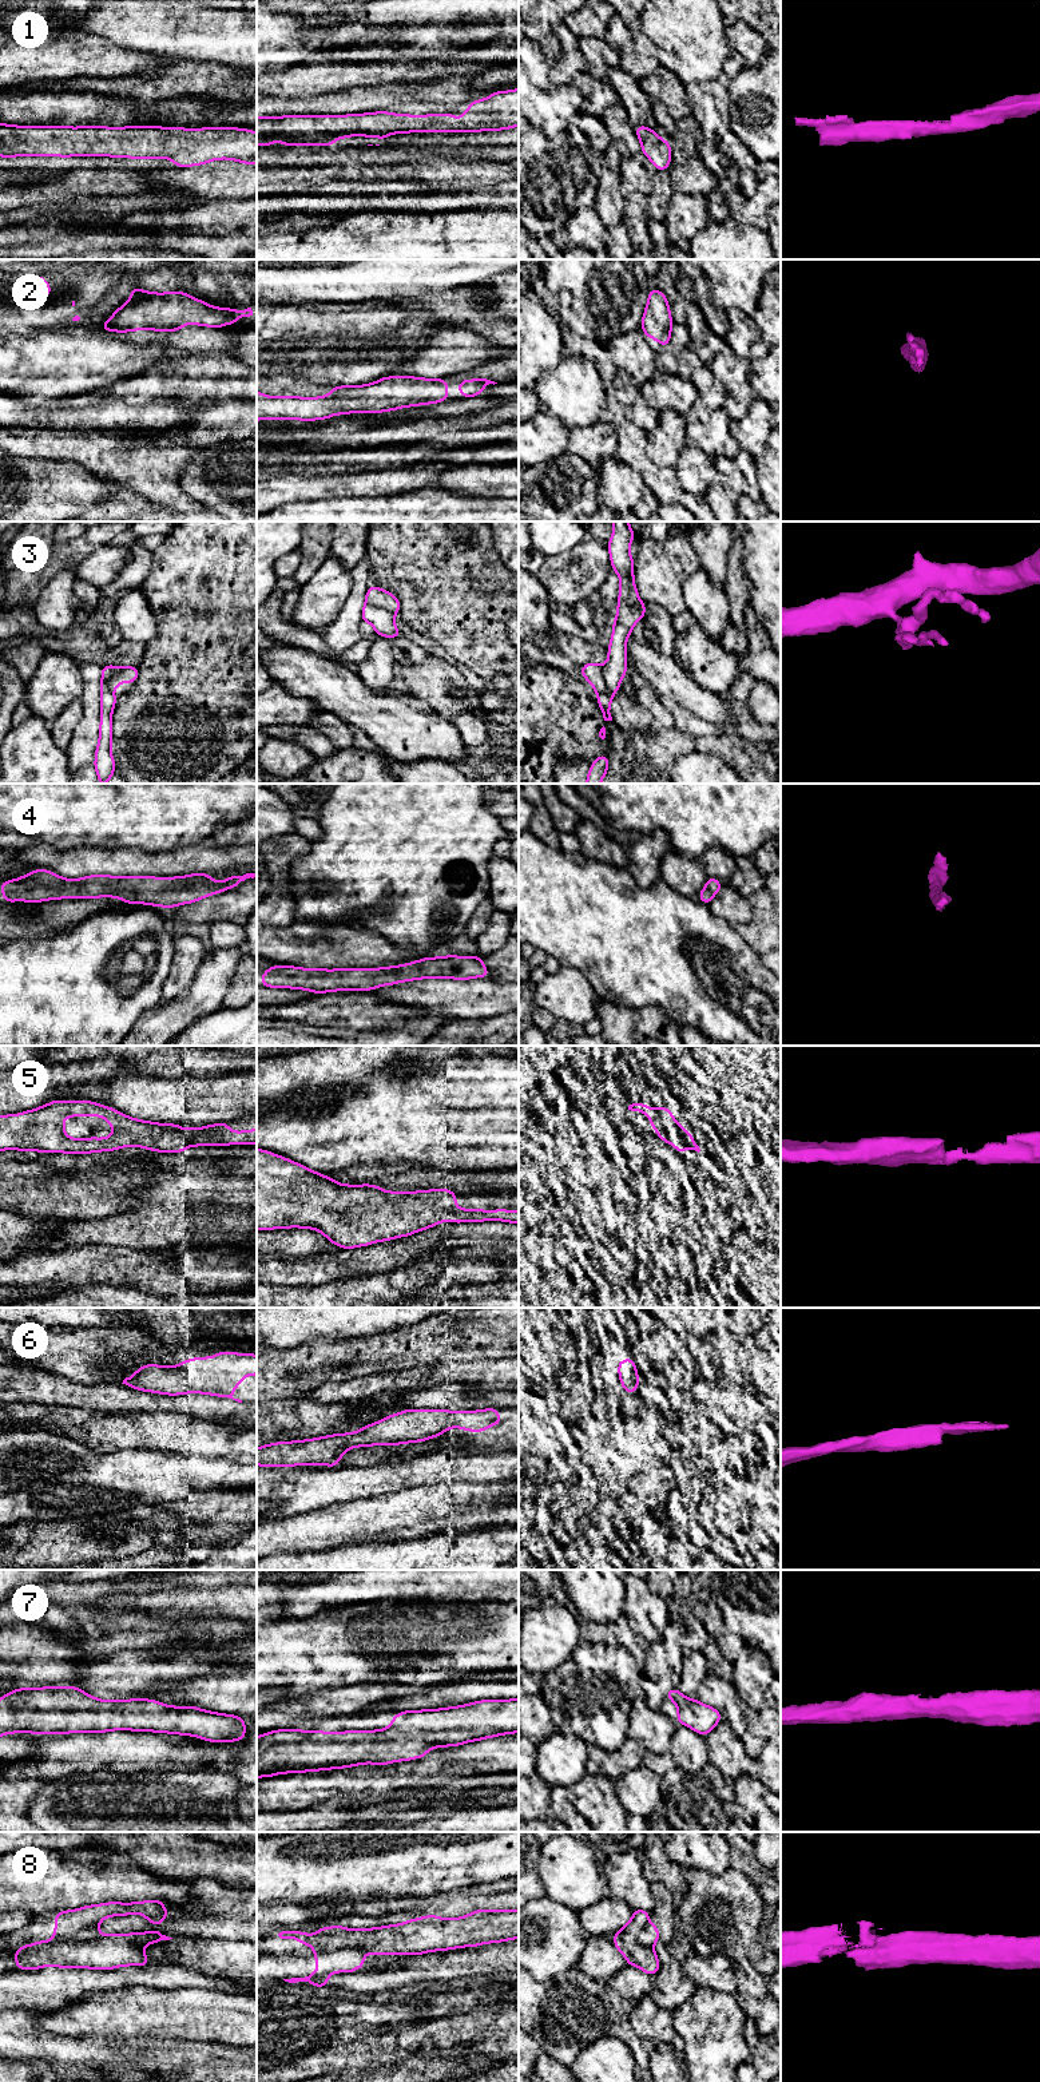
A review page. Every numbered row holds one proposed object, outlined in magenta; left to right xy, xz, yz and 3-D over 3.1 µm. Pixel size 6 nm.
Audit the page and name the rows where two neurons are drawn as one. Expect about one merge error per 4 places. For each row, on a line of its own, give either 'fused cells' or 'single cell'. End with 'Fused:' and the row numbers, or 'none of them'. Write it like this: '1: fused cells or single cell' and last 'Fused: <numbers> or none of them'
1: single cell
2: single cell
3: fused cells
4: single cell
5: single cell
6: single cell
7: single cell
8: fused cells
Fused: 3, 8

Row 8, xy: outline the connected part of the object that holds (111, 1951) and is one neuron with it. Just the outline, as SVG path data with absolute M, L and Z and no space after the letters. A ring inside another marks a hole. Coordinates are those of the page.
M147 1900L135 1903L110 1901L104 1904L84 1905L79 1910L70 1910L55 1914L55 1935L48 1942L36 1940L32 1946L20 1944L21 1948L13 1951L16 1959L16 1970L39 1970L48 1964L59 1968L94 1968L111 1970L122 1966L150 1966L150 1960L143 1952L143 1947L150 1943L170 1940L162 1932L135 1932L135 1934L114 1934L92 1940L75 1942L72 1939L78 1932L99 1926L107 1916L126 1916L140 1914L152 1924L160 1924L168 1916L162 1900Z

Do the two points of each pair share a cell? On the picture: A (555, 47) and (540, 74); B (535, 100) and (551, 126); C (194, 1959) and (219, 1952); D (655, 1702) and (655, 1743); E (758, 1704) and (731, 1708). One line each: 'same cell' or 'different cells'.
A: different cells
B: same cell
C: same cell
D: different cells
E: different cells

